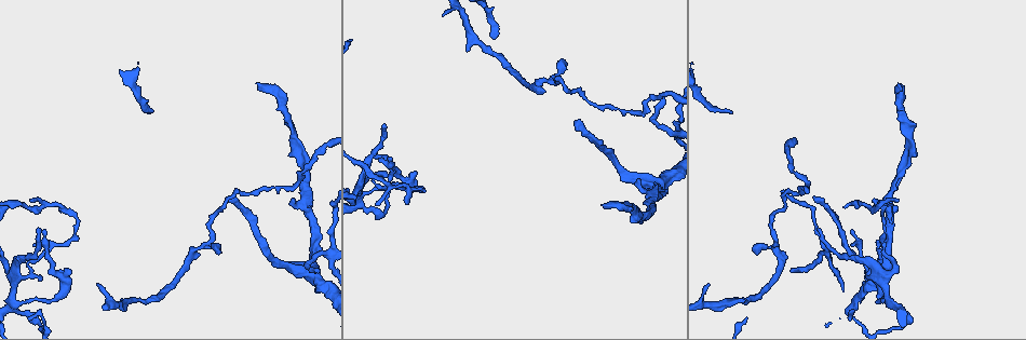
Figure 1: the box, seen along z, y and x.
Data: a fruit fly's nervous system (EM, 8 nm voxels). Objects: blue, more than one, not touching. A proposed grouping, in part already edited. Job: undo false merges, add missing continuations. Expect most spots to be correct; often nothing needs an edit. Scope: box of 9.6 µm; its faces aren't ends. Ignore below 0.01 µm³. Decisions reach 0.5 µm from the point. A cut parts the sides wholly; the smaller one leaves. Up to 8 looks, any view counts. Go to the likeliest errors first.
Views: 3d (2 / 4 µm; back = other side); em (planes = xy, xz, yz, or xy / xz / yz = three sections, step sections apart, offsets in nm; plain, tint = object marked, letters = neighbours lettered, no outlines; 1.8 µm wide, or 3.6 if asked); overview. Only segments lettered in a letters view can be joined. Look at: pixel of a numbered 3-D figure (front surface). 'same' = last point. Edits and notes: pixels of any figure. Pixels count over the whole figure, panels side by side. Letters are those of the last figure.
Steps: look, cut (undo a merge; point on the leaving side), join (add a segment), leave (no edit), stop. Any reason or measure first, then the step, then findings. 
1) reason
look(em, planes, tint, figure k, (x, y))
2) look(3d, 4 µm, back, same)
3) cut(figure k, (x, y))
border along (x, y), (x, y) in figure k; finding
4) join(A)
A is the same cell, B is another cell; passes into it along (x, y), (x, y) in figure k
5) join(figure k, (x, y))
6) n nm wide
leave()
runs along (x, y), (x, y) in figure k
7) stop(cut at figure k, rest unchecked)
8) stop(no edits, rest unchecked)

an open end
look(3d, 2 µm, figure 1, (601, 205))

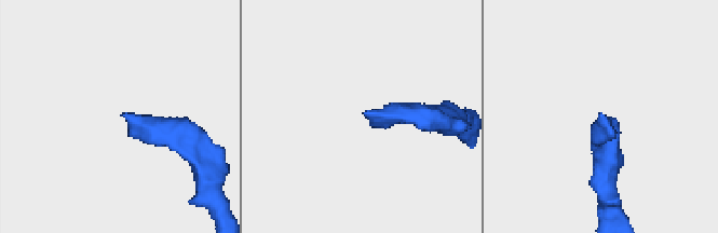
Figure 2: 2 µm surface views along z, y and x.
now the EM
look(em, planes, tint, figure 2, (599, 115))

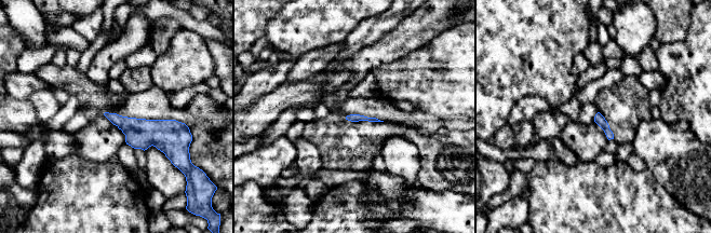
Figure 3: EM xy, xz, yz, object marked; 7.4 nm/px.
see the neighbours
look(em, planes, letters, same)

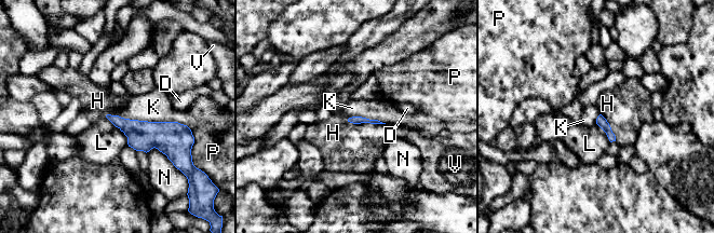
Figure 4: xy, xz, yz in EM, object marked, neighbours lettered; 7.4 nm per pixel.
K touches over 650 nm
join(H)
H is the same cell, D, K, L, N, P and V are other cells; the neuron continues

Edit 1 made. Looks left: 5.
free end
look(em, xz, step 8, letters, figure 1, (291, 199))

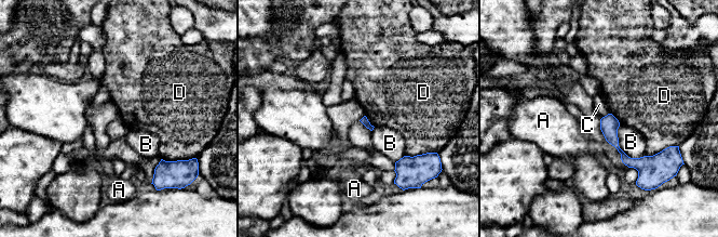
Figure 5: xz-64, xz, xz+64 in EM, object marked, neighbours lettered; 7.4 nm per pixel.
B touches over 300 nm
leave()
A, B, C and D are other cells; runs along (603, 121), (630, 161), (650, 160) in figure 5; none of them fits

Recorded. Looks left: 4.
look(3d, 2 µm, figure 1, (790, 270))

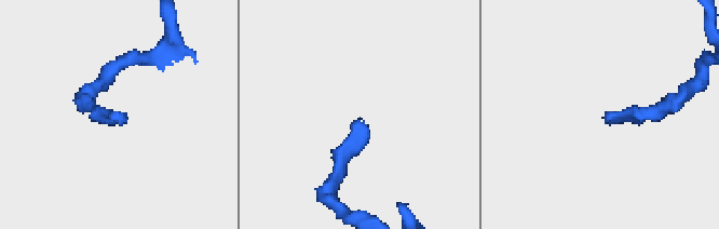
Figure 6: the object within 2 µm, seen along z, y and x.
look(em, xz, step 4, tint, figure 6, (609, 120))

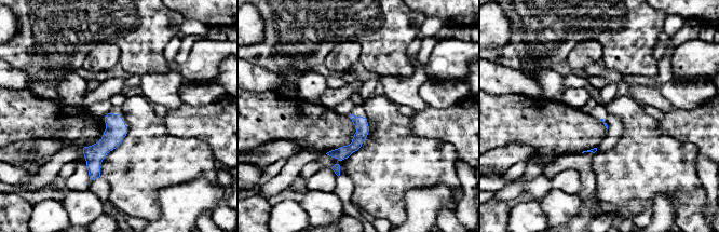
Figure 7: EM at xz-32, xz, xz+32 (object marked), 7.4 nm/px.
cut it another way
look(em, planes, letters, same)

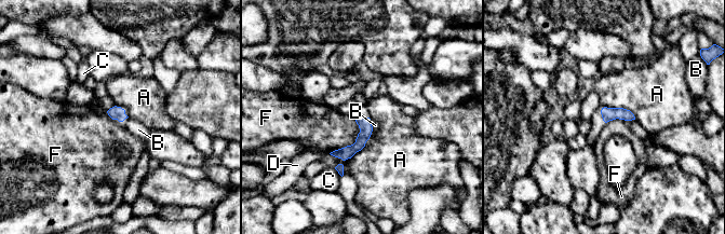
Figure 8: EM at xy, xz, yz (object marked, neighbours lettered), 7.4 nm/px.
leave()
A, B, C, D and F are other cells; border along (352, 116), (356, 140), (329, 153) in figure 8; no lettered segment goes on from it

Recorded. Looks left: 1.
stop(join at figure 4, rest unchecked)

